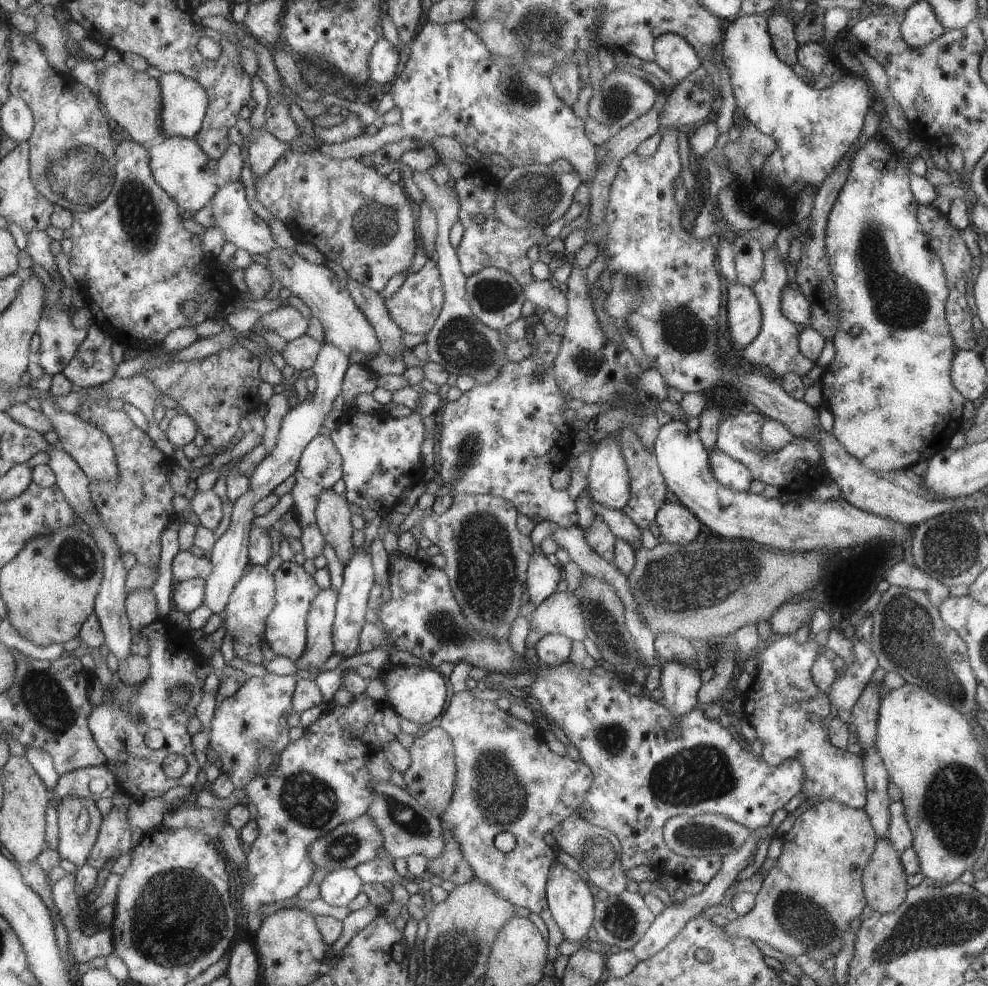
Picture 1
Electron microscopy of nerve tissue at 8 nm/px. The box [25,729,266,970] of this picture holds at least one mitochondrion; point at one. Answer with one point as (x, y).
(201, 898)

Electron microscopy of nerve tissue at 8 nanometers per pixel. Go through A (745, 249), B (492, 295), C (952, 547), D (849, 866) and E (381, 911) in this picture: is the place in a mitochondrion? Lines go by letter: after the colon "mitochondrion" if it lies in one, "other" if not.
A: other
B: mitochondrion
C: mitochondrion
D: other
E: other

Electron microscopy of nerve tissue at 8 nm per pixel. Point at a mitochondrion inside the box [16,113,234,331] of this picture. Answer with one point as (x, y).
(77, 174)

